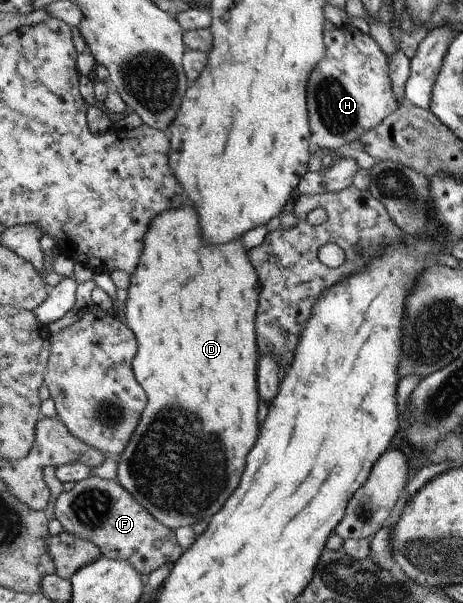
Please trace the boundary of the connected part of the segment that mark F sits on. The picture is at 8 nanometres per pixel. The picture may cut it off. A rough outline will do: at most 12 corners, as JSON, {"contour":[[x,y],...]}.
{"contour":[[116,479],[63,491],[56,520],[149,575],[184,550]]}

